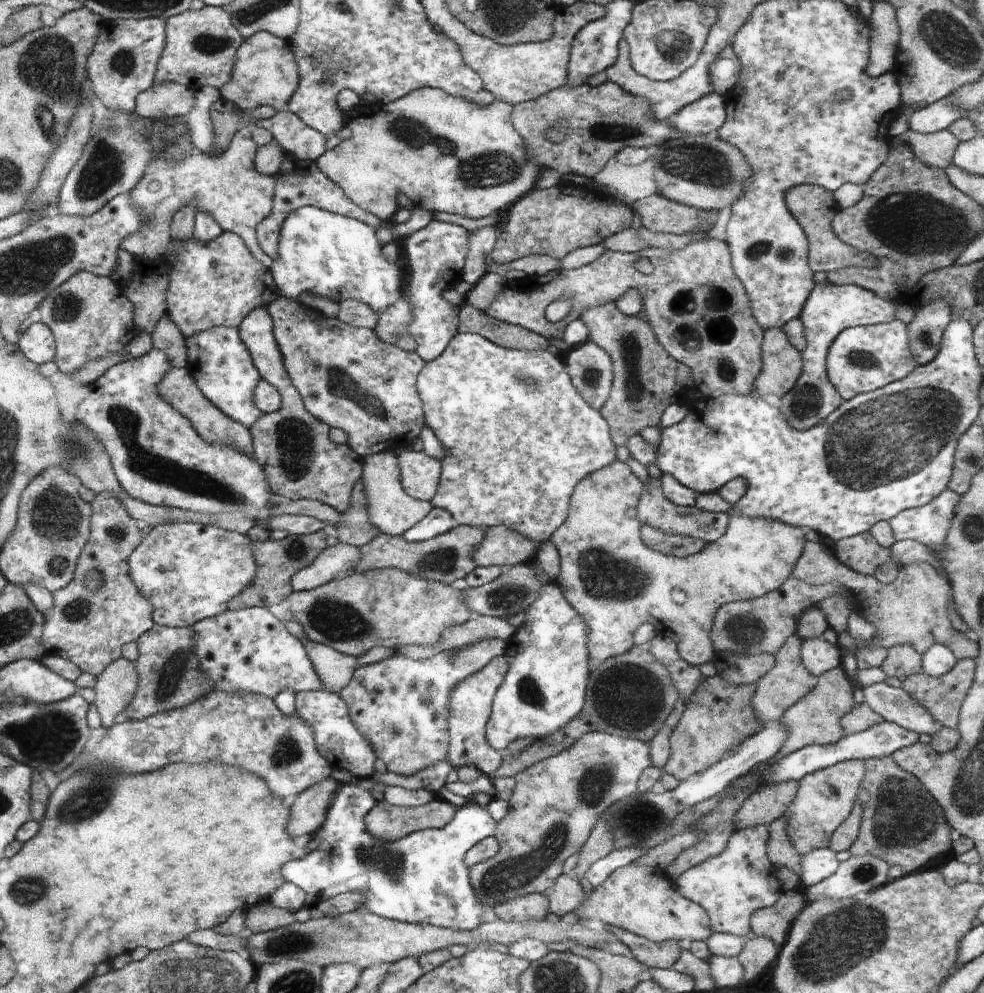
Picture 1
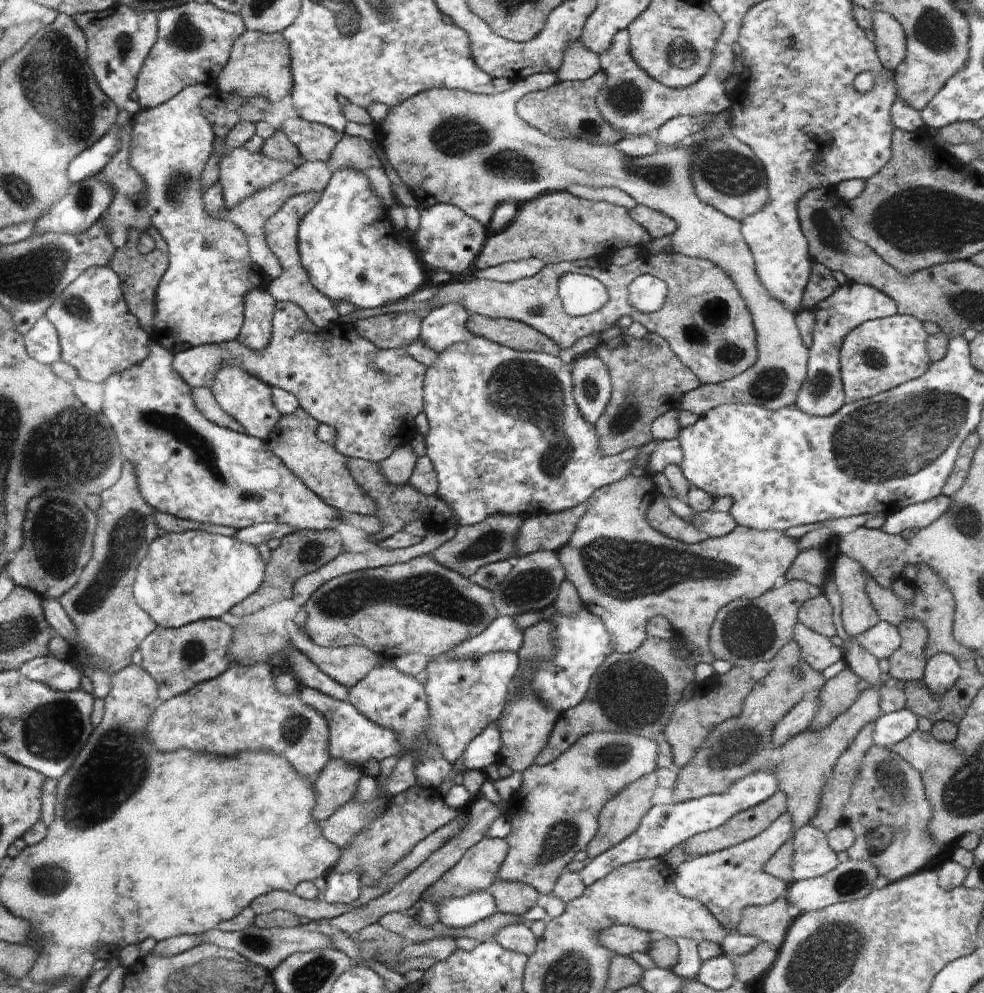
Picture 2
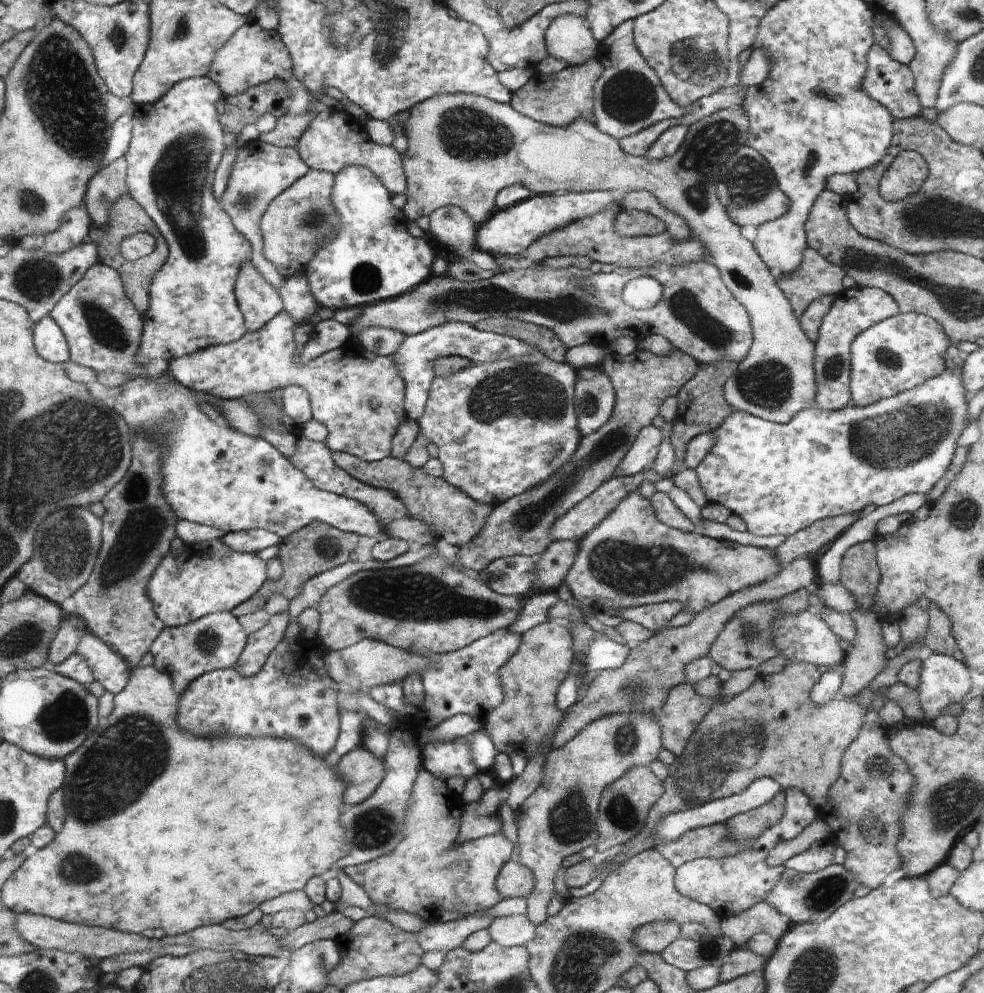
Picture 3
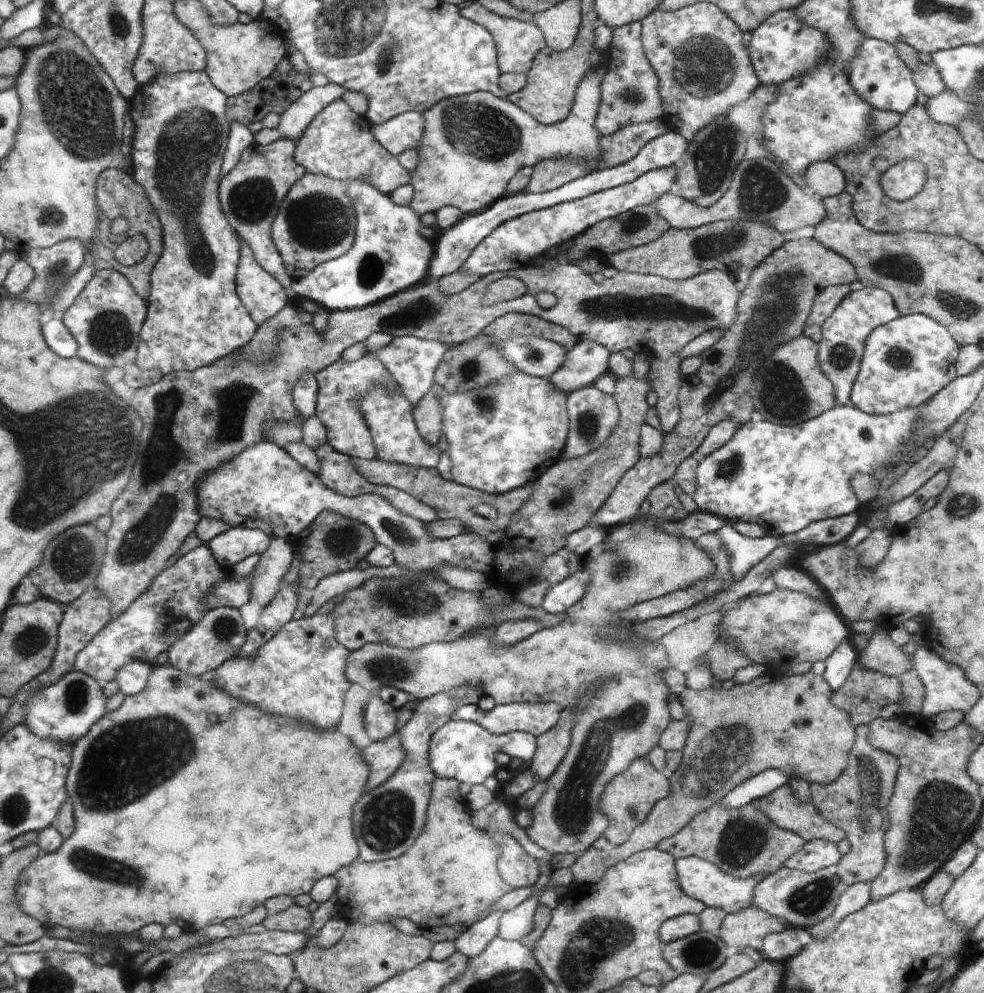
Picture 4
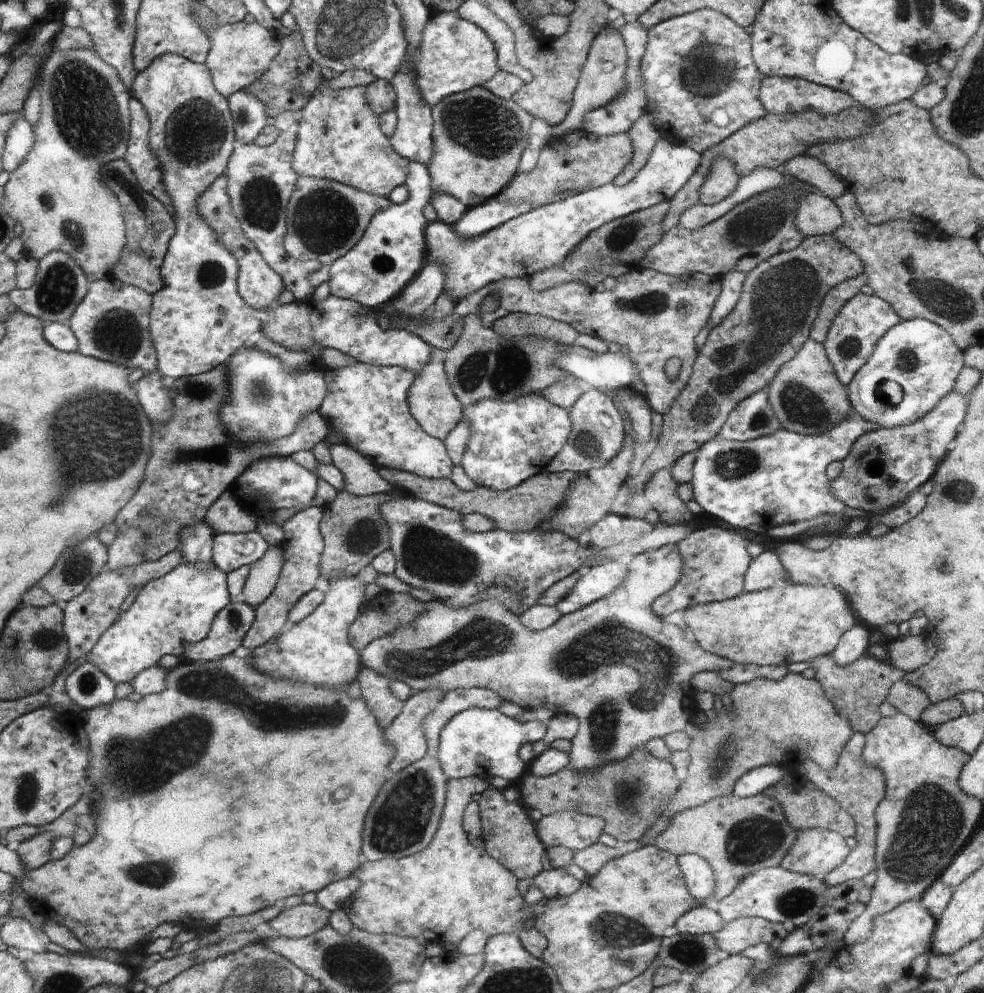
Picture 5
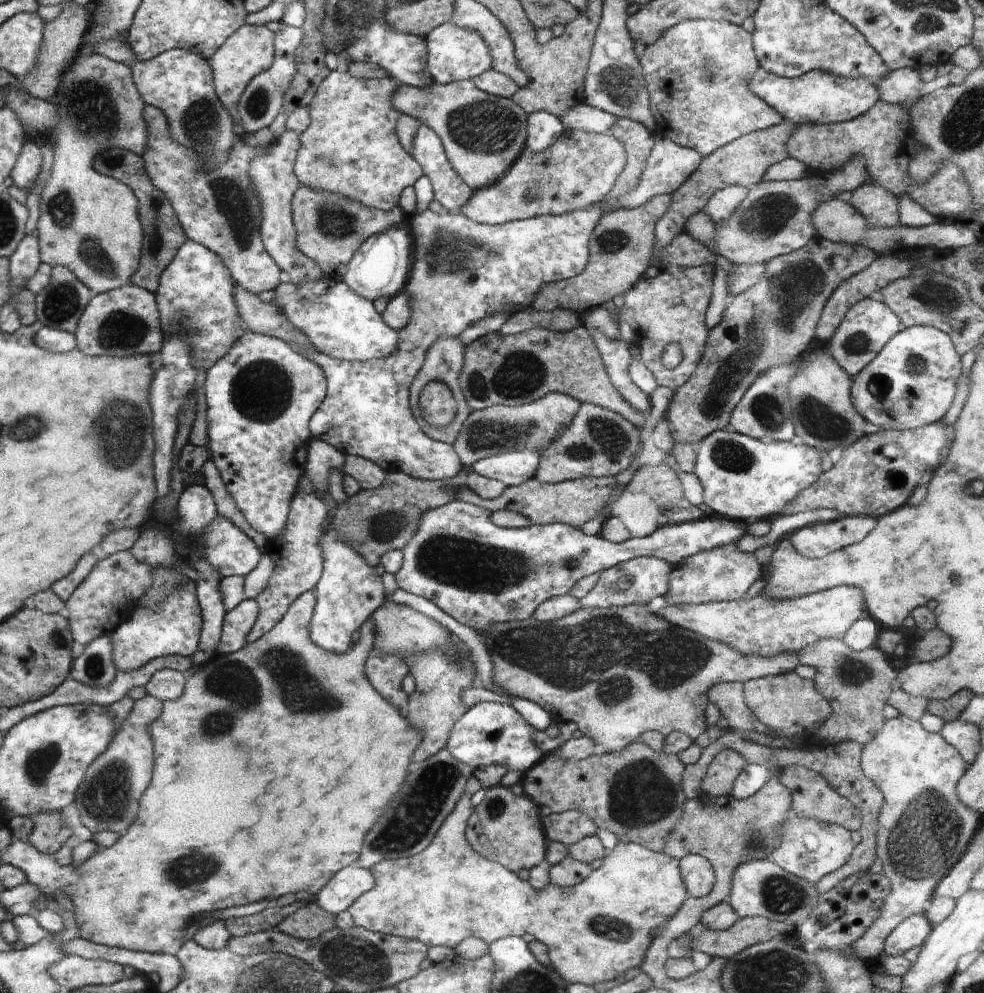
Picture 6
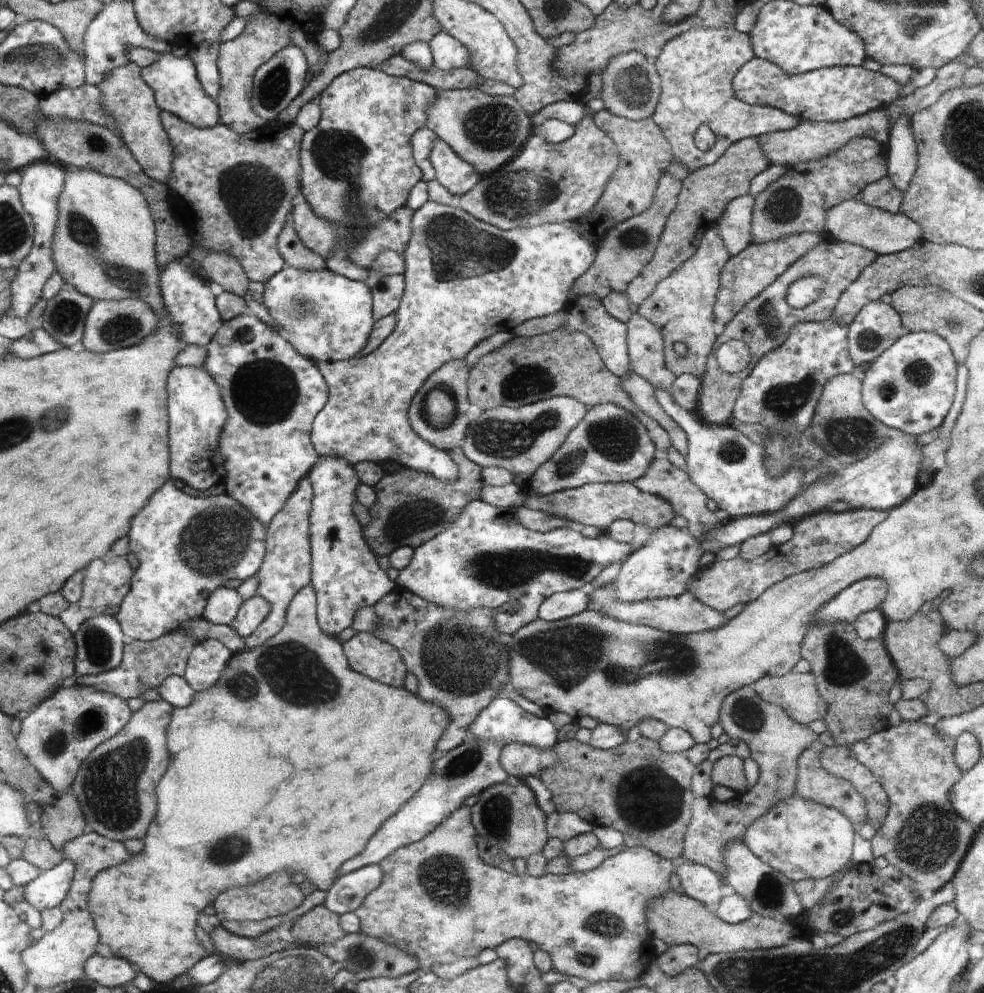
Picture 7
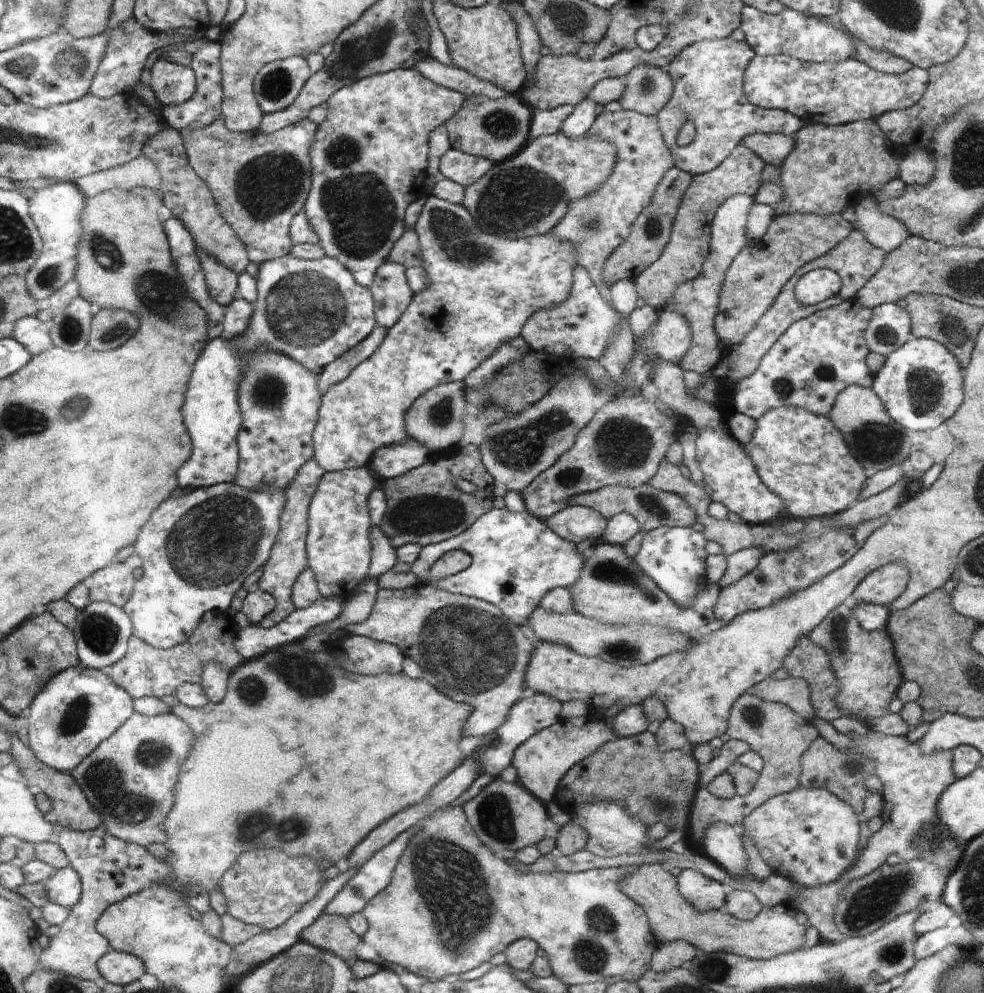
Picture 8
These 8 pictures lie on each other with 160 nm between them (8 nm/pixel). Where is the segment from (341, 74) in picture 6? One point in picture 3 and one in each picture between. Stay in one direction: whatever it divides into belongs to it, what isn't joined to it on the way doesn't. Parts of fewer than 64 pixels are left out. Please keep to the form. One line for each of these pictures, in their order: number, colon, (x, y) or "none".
3: (334, 139)
4: (339, 143)
5: (339, 139)

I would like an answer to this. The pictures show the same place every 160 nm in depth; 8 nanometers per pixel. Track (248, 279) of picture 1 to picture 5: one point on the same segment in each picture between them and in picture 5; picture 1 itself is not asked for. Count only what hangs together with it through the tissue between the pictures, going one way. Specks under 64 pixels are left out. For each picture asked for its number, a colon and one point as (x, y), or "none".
2: (200, 299)
3: (177, 144)
4: (195, 318)
5: (199, 320)

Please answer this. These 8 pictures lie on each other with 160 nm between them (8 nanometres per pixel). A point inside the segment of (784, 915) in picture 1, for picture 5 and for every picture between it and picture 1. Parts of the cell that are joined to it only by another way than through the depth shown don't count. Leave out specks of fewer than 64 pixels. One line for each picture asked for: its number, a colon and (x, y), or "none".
2: (769, 923)
3: (763, 918)
4: (747, 929)
5: (736, 936)

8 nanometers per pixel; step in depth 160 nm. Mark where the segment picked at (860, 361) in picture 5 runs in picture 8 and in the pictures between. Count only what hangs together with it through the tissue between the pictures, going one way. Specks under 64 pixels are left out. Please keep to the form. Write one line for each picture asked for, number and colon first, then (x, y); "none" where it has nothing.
6: (868, 325)
7: (877, 326)
8: (890, 327)

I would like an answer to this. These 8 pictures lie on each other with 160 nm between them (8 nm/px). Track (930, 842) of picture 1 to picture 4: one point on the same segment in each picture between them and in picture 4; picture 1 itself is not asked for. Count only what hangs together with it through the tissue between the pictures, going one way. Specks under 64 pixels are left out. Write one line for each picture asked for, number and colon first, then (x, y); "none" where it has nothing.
2: (887, 810)
3: (863, 809)
4: (857, 802)

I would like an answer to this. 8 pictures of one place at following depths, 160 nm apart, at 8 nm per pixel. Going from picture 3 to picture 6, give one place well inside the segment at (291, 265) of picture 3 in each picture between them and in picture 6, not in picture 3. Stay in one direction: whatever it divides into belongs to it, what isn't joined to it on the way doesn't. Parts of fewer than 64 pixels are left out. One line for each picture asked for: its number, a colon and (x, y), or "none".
4: (316, 222)
5: (325, 219)
6: (330, 229)

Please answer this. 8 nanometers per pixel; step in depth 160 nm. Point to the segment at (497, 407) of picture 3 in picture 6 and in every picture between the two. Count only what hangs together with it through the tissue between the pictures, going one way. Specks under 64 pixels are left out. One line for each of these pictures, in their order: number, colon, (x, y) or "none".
4: (501, 436)
5: (509, 442)
6: (515, 467)

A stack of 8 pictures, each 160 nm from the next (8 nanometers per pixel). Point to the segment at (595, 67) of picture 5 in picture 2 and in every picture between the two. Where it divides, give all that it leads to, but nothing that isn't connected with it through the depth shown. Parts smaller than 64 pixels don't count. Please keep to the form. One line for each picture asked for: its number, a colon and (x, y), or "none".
2: (469, 150)
3: (463, 149)
4: (473, 145)

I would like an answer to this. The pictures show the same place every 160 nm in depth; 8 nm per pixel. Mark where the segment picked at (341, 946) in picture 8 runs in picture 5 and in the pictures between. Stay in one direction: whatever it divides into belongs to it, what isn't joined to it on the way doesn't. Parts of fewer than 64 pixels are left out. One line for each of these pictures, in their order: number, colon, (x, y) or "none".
5: (303, 920)
6: (308, 922)
7: (320, 926)

